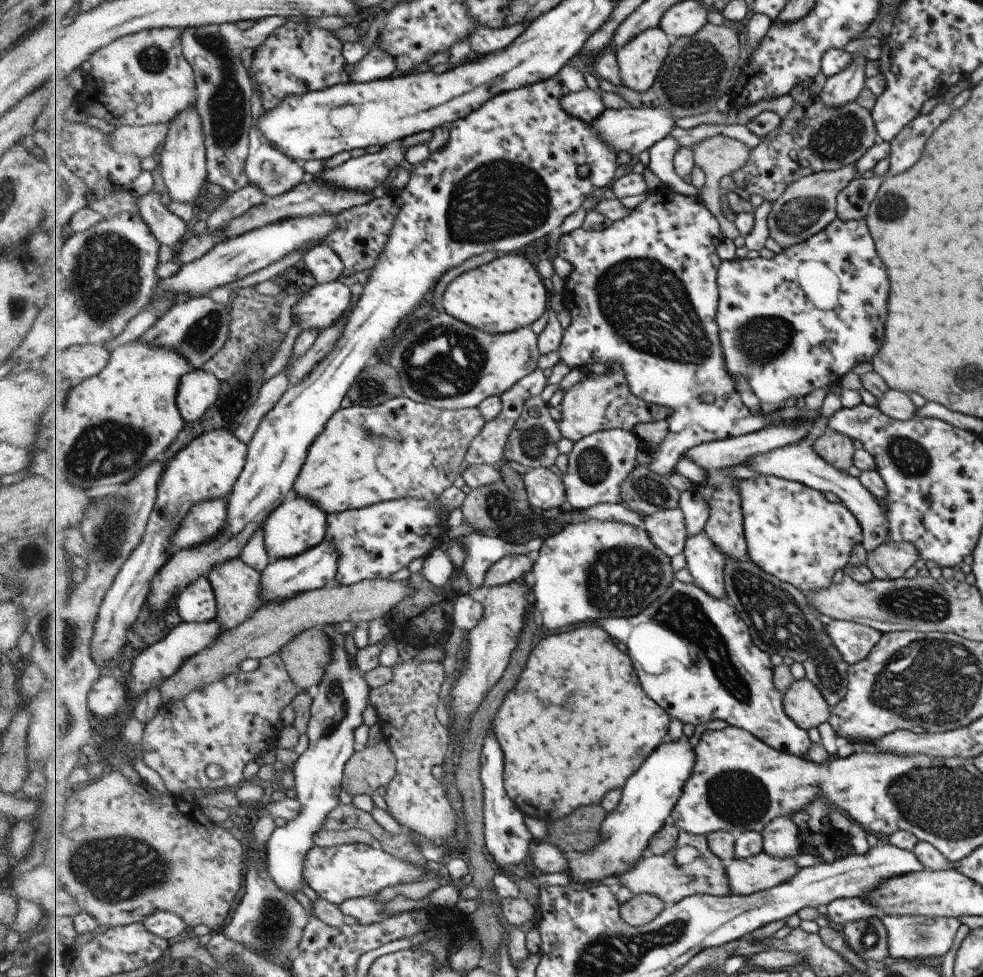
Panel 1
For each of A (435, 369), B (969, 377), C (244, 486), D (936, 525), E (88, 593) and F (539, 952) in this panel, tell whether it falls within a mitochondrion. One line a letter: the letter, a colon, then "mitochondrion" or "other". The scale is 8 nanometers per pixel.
A: mitochondrion
B: mitochondrion
C: other
D: other
E: mitochondrion
F: other

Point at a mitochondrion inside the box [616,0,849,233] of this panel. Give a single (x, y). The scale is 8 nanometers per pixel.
(697, 71)

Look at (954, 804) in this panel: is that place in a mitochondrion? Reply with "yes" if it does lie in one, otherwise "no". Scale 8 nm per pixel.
yes

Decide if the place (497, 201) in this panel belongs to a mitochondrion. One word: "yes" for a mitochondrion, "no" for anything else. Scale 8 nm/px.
yes

